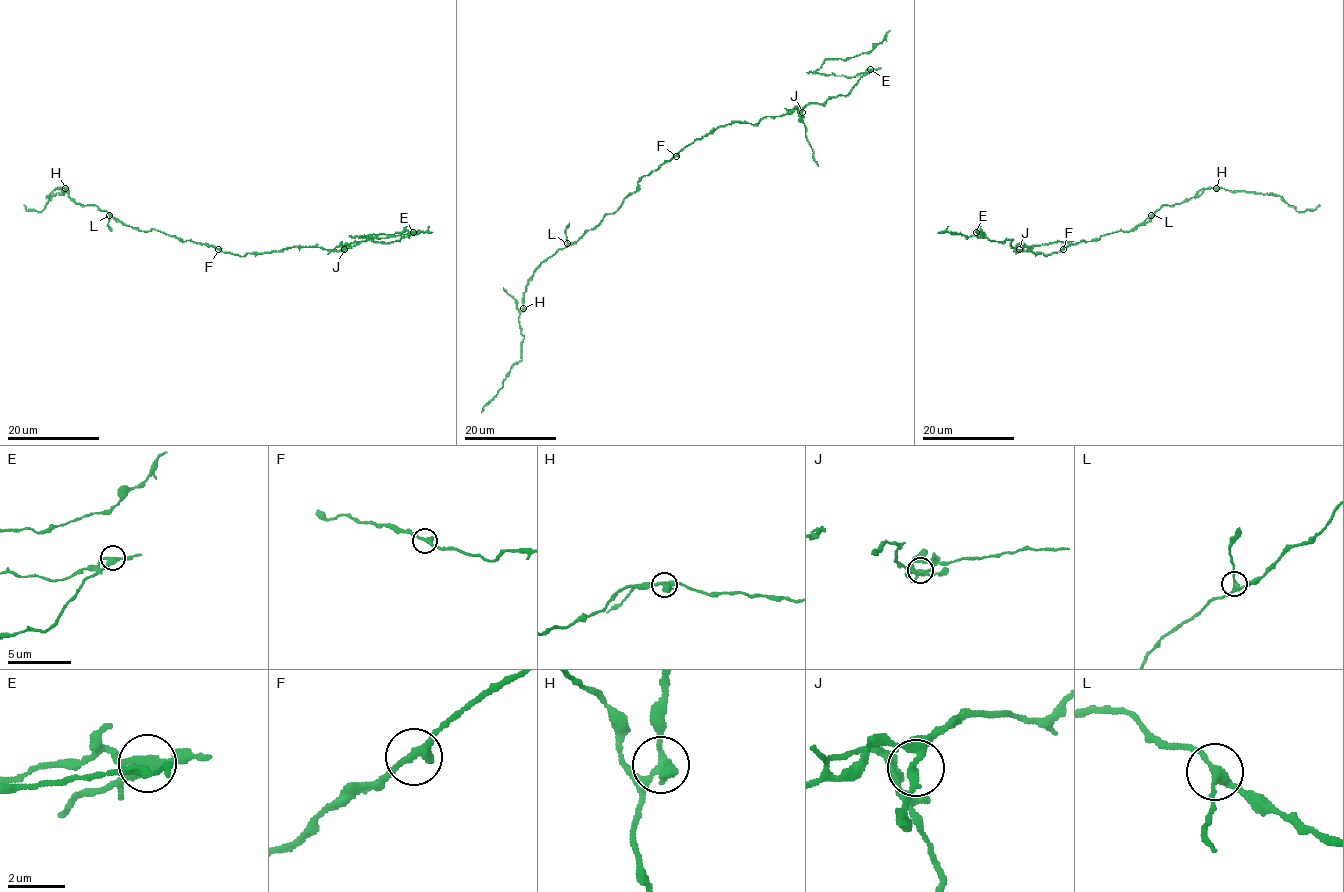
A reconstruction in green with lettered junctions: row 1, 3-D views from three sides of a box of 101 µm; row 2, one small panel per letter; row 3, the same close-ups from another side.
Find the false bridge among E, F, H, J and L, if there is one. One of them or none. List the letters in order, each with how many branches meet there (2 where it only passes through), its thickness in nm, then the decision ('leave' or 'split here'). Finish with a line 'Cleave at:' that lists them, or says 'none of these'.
E: 3 branches meet; 300 nm thick; split here
F: 2 branches meet; 320 nm thick; leave
H: 3 branches meet; 320 nm thick; leave
J: 3 branches meet; 200 nm thick; leave
L: 3 branches meet; 260 nm thick; leave
Cleave at: E

